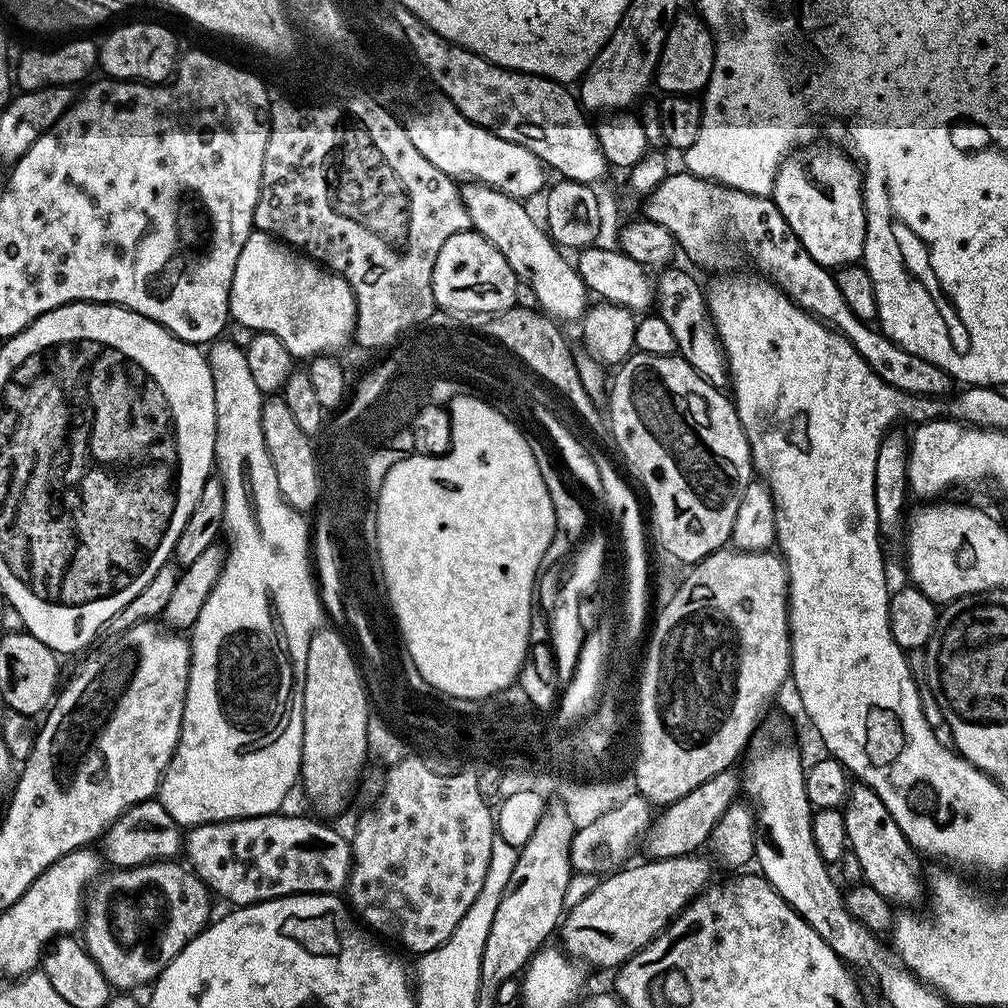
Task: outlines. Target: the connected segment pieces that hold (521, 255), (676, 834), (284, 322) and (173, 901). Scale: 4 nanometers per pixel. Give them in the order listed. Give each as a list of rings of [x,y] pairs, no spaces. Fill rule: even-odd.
[[[464,182],[459,185],[460,197],[468,211],[468,223],[480,235],[485,236],[514,270],[521,281],[529,280],[536,296],[541,300],[543,311],[557,321],[564,322],[568,316],[568,292],[581,287],[580,276],[571,263],[564,261],[565,253],[552,241],[552,237],[535,220],[519,199],[510,197],[490,185]]]
[[[725,770],[714,774],[706,782],[690,794],[678,798],[673,804],[667,805],[664,812],[649,823],[648,831],[643,837],[642,844],[648,847],[647,855],[654,860],[665,860],[674,856],[687,856],[700,850],[709,843],[714,826],[724,817],[724,812],[737,799],[738,776],[735,771]]]
[[[254,230],[248,235],[248,240],[242,246],[236,259],[234,276],[232,278],[232,289],[228,295],[228,311],[231,319],[233,321],[237,320],[244,328],[250,328],[249,330],[253,330],[255,333],[272,332],[285,344],[285,348],[292,358],[298,358],[298,356],[312,358],[321,352],[335,353],[335,348],[342,347],[347,340],[350,340],[356,322],[356,298],[353,296],[348,283],[341,276],[337,276],[334,272],[329,272],[327,268],[313,262],[309,257],[303,254],[297,254],[291,247],[285,246],[281,241],[269,236],[267,232]]]
[[[157,860],[139,864],[137,868],[116,868],[109,876],[101,875],[87,889],[83,905],[82,943],[113,989],[136,990],[134,988],[139,984],[151,985],[160,971],[209,923],[213,915],[213,897],[209,889],[204,887],[204,881],[199,880],[195,872],[183,863],[176,863],[180,862]]]

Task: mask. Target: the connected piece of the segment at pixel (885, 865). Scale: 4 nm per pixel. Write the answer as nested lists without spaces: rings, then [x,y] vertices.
[[[856,782],[849,787],[848,798],[842,805],[844,825],[848,835],[847,847],[857,855],[862,868],[863,883],[874,886],[893,905],[908,906],[911,900],[925,895],[926,880],[920,877],[920,860],[912,843],[898,830],[898,822],[890,818],[890,810],[882,803],[882,798],[874,794],[866,785]]]

